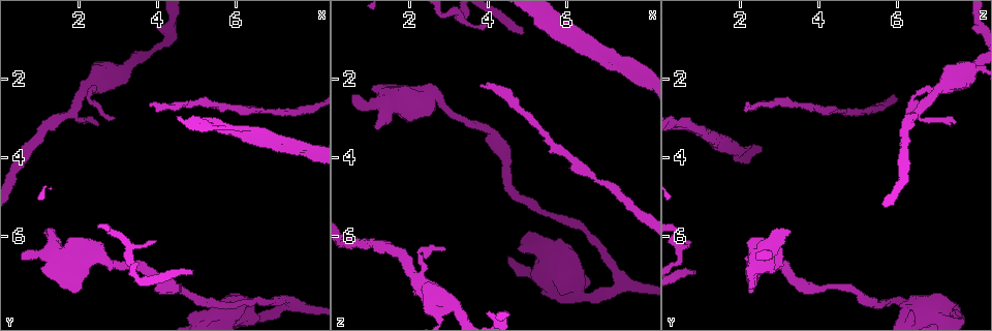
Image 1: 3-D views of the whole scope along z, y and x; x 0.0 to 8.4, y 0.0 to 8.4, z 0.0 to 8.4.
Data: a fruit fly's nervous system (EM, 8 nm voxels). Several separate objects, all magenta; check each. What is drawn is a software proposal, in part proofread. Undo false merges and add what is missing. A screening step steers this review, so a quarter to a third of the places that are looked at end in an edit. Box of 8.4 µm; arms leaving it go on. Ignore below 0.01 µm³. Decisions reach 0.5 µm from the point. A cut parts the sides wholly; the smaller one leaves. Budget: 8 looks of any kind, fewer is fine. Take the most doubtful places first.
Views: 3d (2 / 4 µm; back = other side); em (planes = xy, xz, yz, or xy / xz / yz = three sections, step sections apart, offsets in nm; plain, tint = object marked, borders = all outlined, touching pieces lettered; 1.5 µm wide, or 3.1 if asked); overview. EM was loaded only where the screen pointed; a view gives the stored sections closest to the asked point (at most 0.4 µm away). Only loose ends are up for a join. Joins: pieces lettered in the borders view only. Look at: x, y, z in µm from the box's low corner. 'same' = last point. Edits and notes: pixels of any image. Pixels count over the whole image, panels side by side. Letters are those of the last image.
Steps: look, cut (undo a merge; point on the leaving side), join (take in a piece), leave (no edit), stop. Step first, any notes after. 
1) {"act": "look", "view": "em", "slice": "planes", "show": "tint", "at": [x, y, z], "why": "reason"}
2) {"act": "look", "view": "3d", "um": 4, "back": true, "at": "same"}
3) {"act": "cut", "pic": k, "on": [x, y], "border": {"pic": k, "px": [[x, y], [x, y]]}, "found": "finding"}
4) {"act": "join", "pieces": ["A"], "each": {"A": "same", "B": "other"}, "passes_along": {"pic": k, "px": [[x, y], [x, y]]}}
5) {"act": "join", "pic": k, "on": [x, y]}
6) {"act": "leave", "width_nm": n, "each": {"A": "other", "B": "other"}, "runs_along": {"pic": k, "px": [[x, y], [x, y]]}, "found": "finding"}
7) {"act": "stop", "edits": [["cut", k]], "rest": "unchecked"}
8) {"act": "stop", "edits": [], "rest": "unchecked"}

{"act": "look", "view": "em", "slice": "planes", "show": "borders", "at": [1.10, 5.90, 3.20], "why": "thick end"}

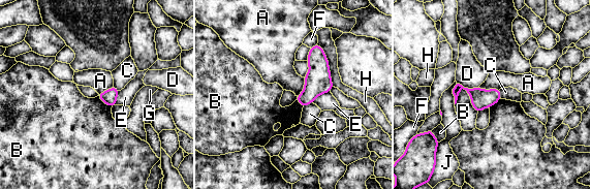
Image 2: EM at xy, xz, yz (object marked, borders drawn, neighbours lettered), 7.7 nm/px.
{"act": "leave", "each": {"A": "other", "B": "other", "C": "other", "D": "other", "E": "other", "F": "other", "G": "other", "H": "other", "J": "other"}, "found": "no lettered piece goes on from it"}

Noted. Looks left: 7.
{"act": "look", "view": "3d", "um": 2, "at": [7.30, 7.80, 7.25]}

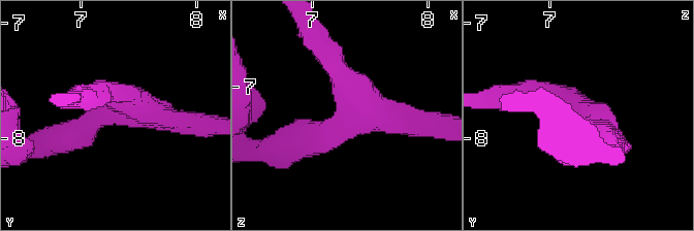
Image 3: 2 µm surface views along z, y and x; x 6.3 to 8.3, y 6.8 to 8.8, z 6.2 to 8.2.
{"act": "look", "view": "em", "slice": "xz", "step": 8, "show": "tint", "at": [7.32, 7.74, 7.28]}

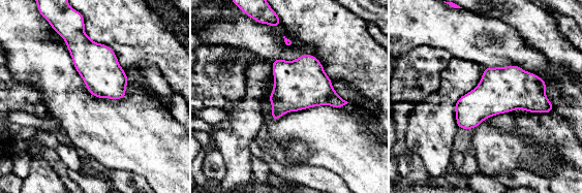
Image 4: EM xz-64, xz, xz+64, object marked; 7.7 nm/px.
{"act": "look", "view": "em", "slice": "xz", "step": 8, "show": "borders", "at": "same", "why": "see the neighbours"}

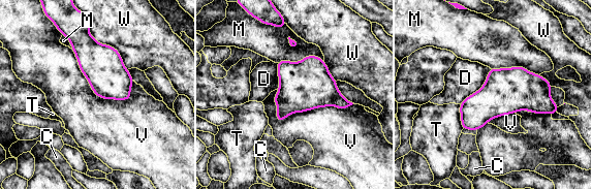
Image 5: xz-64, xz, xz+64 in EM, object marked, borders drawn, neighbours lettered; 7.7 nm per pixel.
{"act": "leave", "each": {"C": "other", "D": "other", "M": "other", "T": "other", "V": "other", "W": "other"}, "arms": 3, "border": {"pic": 5, "px": [[490, 68], [486, 82], [460, 104]]}, "found": "continuous, no second neuron"}

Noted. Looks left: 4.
{"act": "look", "view": "3d", "um": 2, "at": [2.85, 3.00, 6.35], "why": "branch stops here"}

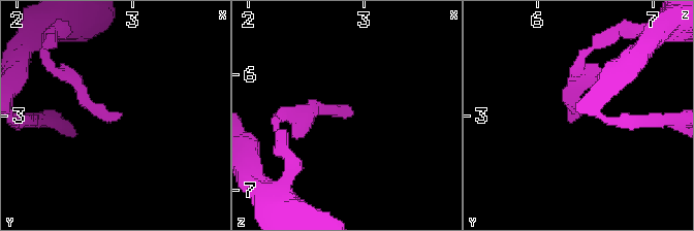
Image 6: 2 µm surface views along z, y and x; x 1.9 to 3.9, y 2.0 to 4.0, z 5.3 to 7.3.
{"act": "look", "view": "em", "slice": "xy", "step": 8, "show": "borders", "at": [2.92, 3.00, 6.32]}

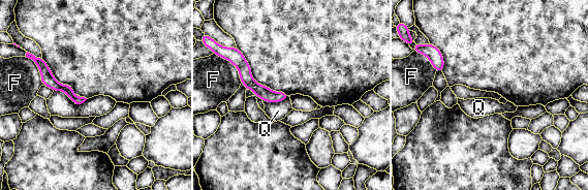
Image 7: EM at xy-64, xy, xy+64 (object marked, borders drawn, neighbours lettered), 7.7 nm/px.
{"act": "leave", "each": {"F": "other", "Q": "other"}, "border": {"pic": 7, "px": [[288, 96], [275, 102], [262, 100]]}, "found": "none of them fits"}

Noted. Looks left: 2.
{"act": "stop", "edits": [], "rest": "unchecked"}

